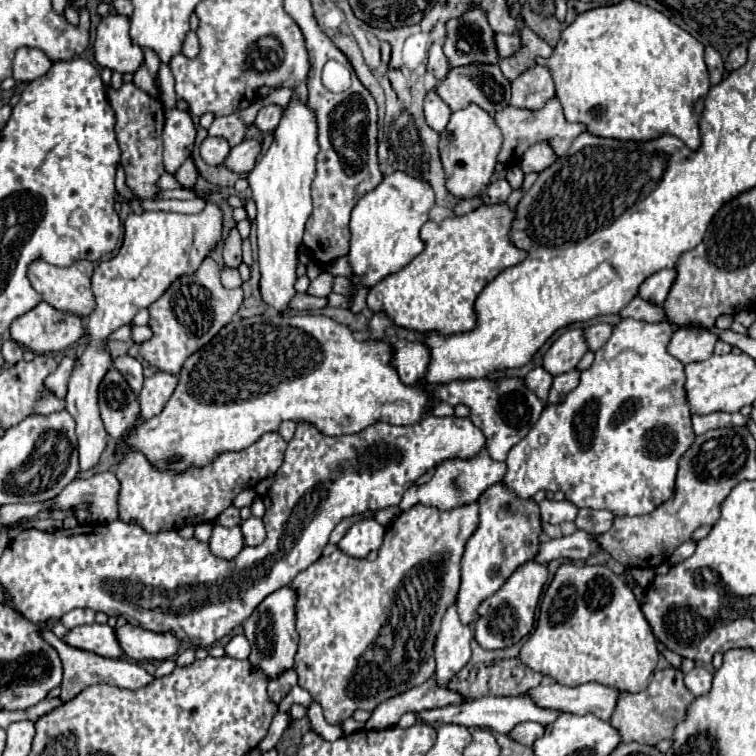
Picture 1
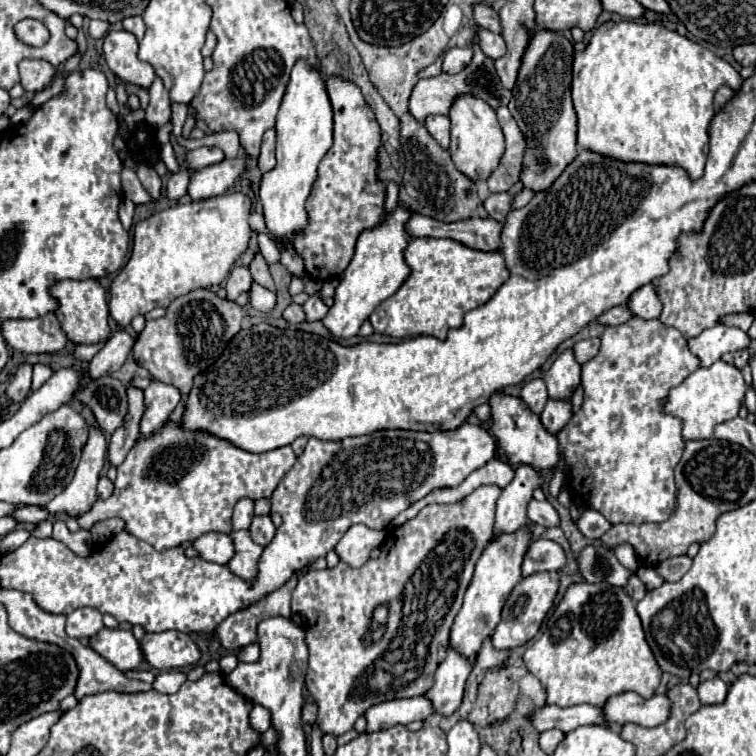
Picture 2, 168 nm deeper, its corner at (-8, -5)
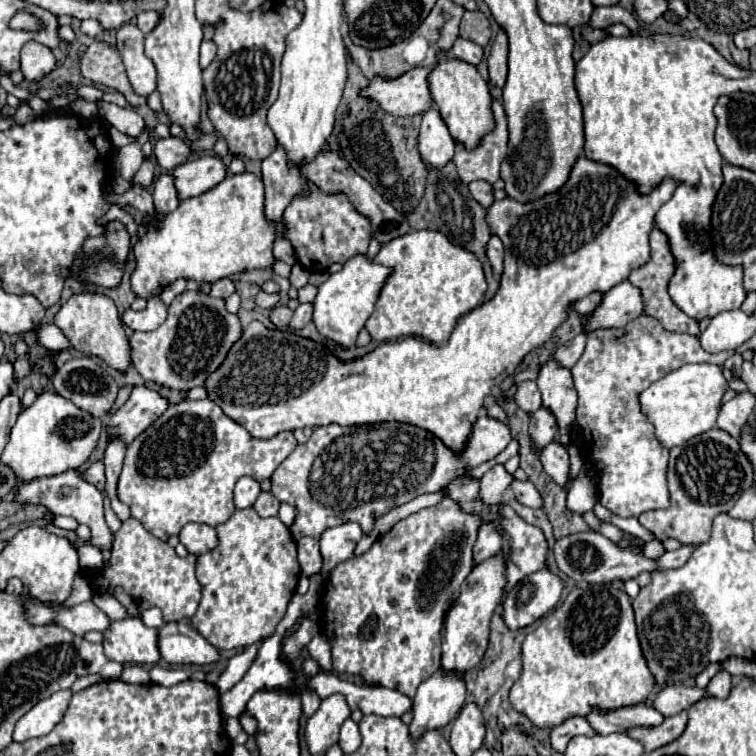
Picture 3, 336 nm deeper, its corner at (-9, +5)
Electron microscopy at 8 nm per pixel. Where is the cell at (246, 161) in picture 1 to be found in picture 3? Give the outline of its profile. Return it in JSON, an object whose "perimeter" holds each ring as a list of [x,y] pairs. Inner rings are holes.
{"perimeter":[[[203,155],[195,161],[187,161],[173,169],[175,187],[179,199],[197,197],[215,185],[219,185],[227,177],[227,165],[217,155]]]}

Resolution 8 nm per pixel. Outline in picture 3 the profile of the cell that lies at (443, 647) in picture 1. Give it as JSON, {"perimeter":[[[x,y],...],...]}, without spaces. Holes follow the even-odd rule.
{"perimeter":[[[439,669],[423,681],[413,697],[411,735],[419,737],[427,729],[443,729],[465,703],[465,681],[459,671]]]}

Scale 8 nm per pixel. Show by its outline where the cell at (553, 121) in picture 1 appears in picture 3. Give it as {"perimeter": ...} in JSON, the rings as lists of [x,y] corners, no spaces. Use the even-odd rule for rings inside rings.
{"perimeter":[[[497,99],[493,101],[493,115],[497,129],[489,133],[477,149],[467,151],[463,145],[457,145],[455,149],[453,161],[457,165],[457,173],[463,183],[473,183],[473,181],[495,183],[499,179],[499,167],[507,155],[509,133],[507,133],[507,115],[503,111],[503,103]]]}

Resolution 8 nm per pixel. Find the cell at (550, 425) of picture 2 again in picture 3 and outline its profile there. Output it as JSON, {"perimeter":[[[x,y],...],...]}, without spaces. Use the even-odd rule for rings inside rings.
{"perimeter":[[[541,407],[531,415],[529,433],[533,439],[533,449],[541,449],[555,439],[555,417],[551,417],[549,409]]]}

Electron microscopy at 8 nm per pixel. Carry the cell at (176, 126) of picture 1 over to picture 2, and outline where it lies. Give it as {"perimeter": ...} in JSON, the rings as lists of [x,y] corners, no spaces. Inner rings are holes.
{"perimeter":[[[178,171],[174,173],[168,181],[166,181],[166,189],[164,189],[164,197],[170,201],[178,201],[186,195],[186,187],[188,187],[188,179],[190,179],[190,171]]]}

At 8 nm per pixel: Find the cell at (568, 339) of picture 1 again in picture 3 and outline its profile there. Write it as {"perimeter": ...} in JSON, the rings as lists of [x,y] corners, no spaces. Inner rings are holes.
{"perimeter":[[[553,357],[539,369],[537,379],[543,405],[553,411],[557,425],[559,425],[559,443],[569,443],[569,425],[575,421],[575,407],[577,407],[577,393],[571,381],[571,369],[559,365]]]}

